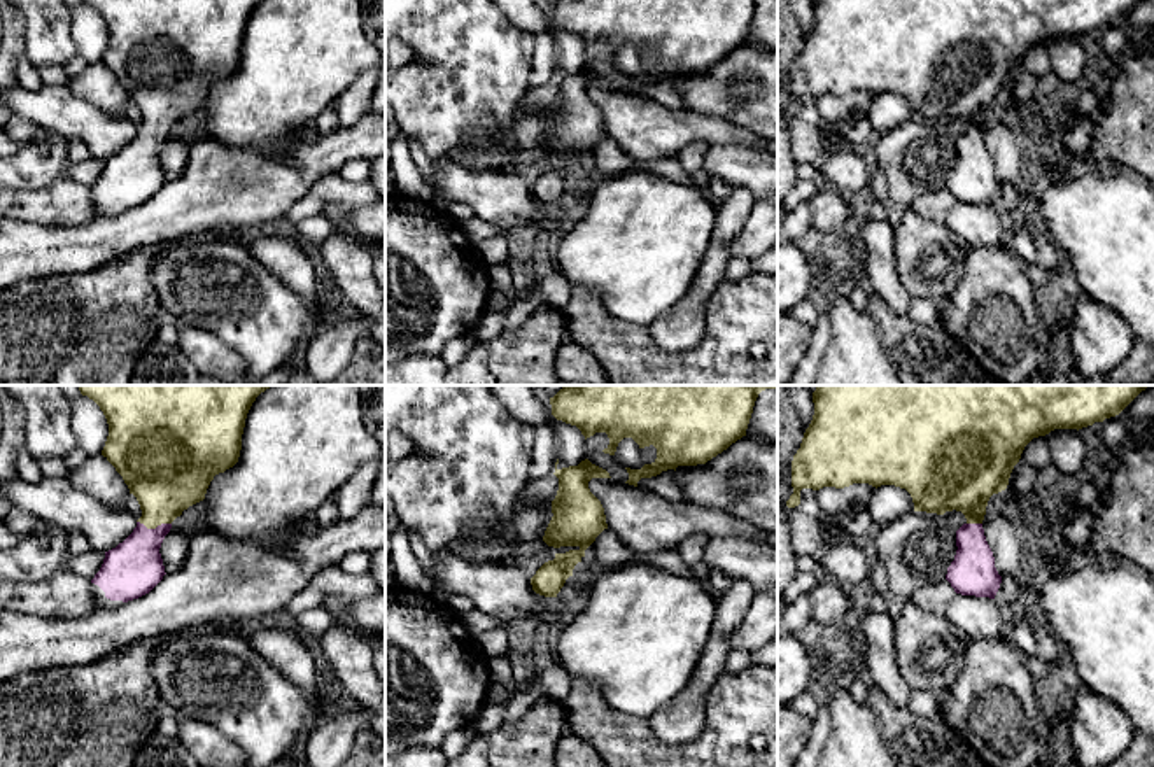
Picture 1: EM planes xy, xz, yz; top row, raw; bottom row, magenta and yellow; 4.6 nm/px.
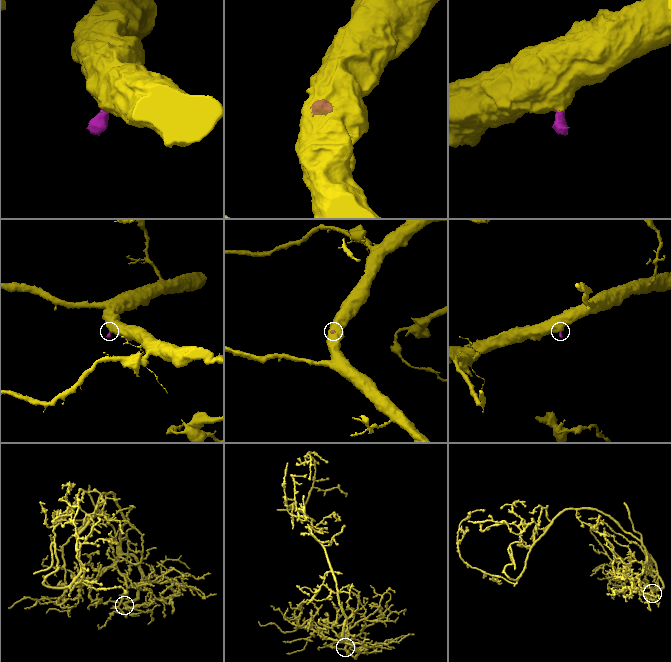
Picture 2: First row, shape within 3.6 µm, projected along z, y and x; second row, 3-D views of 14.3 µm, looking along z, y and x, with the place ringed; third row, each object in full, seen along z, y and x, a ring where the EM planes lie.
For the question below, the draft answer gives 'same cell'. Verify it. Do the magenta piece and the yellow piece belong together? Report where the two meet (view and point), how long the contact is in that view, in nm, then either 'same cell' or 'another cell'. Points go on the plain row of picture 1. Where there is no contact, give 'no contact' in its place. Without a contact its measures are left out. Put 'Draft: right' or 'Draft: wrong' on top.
Draft: right
xy (156, 135) | 160 nm | same cell

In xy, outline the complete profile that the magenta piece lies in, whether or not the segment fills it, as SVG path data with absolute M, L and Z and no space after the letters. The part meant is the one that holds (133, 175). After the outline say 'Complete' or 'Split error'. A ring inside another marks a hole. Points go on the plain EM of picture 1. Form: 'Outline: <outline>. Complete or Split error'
Outline: M81 0L93 7L109 32L109 44L102 63L123 84L140 112L142 124L133 140L116 156L105 159L100 179L91 187L96 217L117 217L128 208L149 201L166 182L159 161L172 130L184 117L205 107L215 82L238 70L247 21L261 0Z. Split error

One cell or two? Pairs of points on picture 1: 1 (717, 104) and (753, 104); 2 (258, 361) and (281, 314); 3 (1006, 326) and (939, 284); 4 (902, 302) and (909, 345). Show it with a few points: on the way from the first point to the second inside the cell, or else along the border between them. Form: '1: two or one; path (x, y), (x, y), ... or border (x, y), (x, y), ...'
1: one; path (725, 104), (745, 104)
2: one; path (265, 349), (265, 330), (268, 326)
3: two; border (967, 253), (964, 277), (937, 302)
4: two; border (872, 291), (892, 310), (907, 317)

